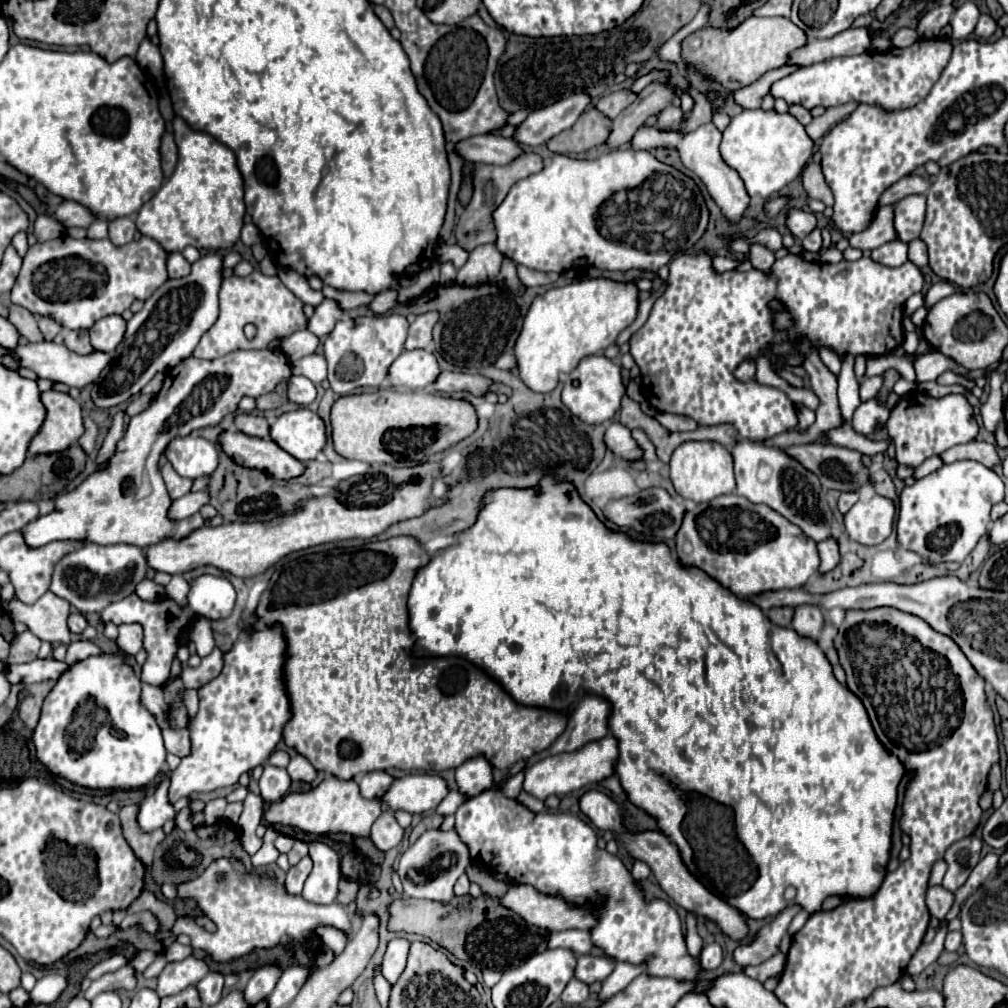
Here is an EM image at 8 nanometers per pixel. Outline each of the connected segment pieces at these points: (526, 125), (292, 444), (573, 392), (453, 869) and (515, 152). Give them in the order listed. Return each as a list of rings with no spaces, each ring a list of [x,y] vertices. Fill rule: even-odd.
[[[573,93],[553,105],[547,105],[545,109],[537,109],[517,125],[513,139],[519,145],[543,145],[543,141],[549,141],[553,135],[569,129],[589,105],[591,95]]]
[[[303,407],[283,413],[271,425],[271,439],[295,459],[311,461],[323,451],[327,433],[323,419],[315,411]]]
[[[589,355],[567,375],[561,399],[565,407],[581,421],[589,425],[601,425],[603,421],[613,419],[613,415],[621,409],[623,395],[625,395],[625,383],[621,379],[621,365],[613,363],[605,355]]]
[[[429,829],[425,831],[399,859],[397,873],[403,883],[403,891],[407,897],[423,897],[433,901],[451,901],[453,899],[453,885],[455,881],[465,873],[465,869],[471,865],[469,847],[461,841],[455,829],[441,831],[441,829]],[[419,871],[425,875],[423,883],[417,883],[411,879],[411,873]]]
[[[477,135],[455,145],[455,151],[471,161],[471,163],[487,163],[487,165],[509,165],[525,151],[513,141],[497,135]]]

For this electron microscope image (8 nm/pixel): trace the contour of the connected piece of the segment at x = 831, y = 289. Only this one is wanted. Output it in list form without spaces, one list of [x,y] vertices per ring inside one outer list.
[[[787,255],[783,259],[777,259],[773,265],[773,295],[779,297],[793,313],[795,327],[789,333],[795,335],[807,335],[813,343],[823,343],[833,347],[839,355],[845,355],[847,351],[853,355],[885,355],[891,353],[895,347],[903,341],[903,329],[901,329],[901,311],[903,303],[909,295],[919,293],[923,287],[923,275],[917,265],[911,261],[903,263],[901,267],[885,267],[871,257],[863,257],[859,261],[841,261],[837,265],[831,263],[811,263],[797,255]]]

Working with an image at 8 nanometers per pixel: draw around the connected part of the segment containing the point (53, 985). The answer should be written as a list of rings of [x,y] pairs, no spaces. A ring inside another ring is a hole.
[[[59,973],[45,975],[45,977],[37,979],[35,989],[31,991],[31,1001],[33,1003],[53,1003],[65,987],[67,987],[65,975],[59,975]]]

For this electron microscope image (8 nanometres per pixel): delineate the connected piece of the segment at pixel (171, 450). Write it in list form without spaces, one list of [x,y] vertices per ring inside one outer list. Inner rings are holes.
[[[175,437],[165,449],[169,463],[181,477],[197,479],[201,475],[211,475],[217,467],[217,449],[211,441],[203,437]]]

